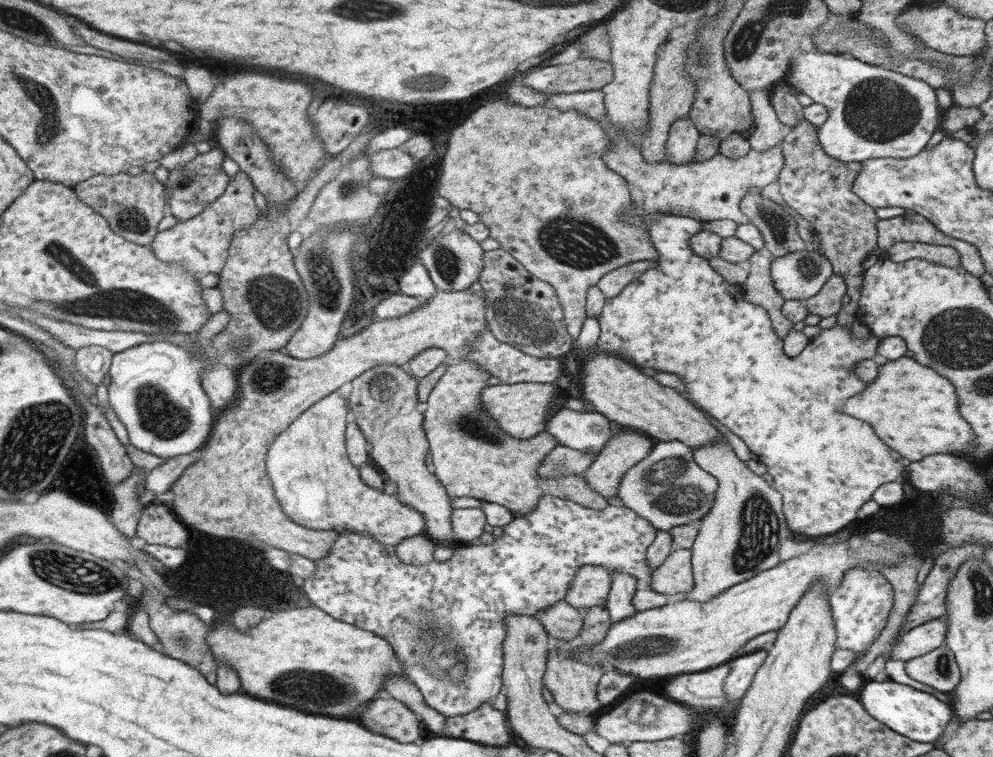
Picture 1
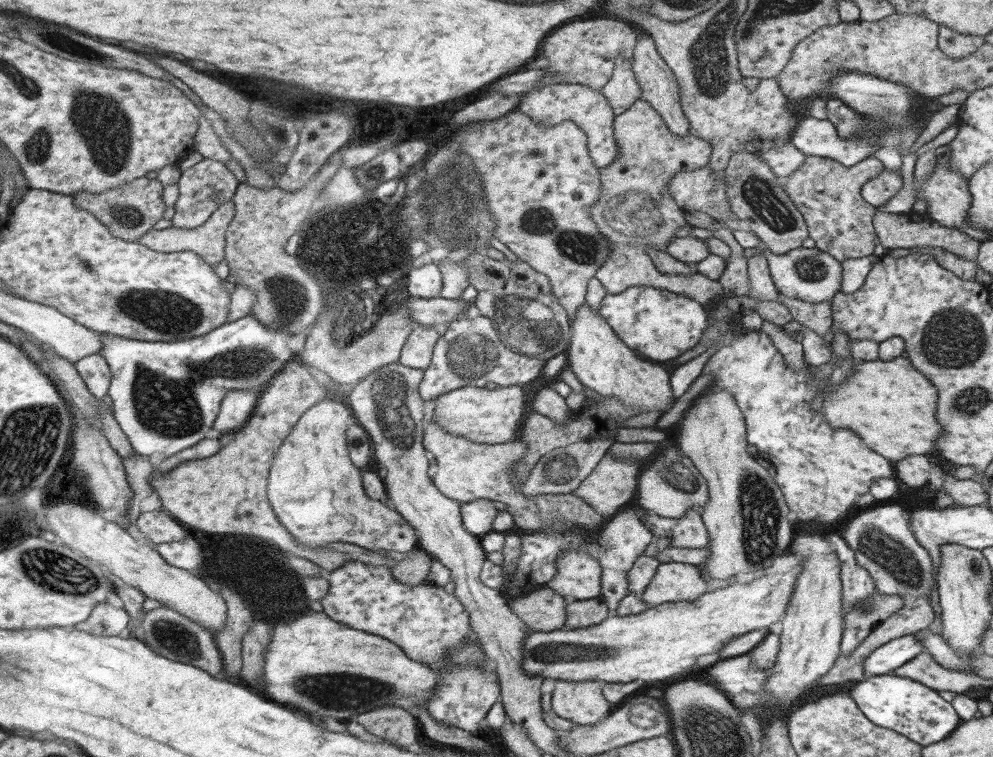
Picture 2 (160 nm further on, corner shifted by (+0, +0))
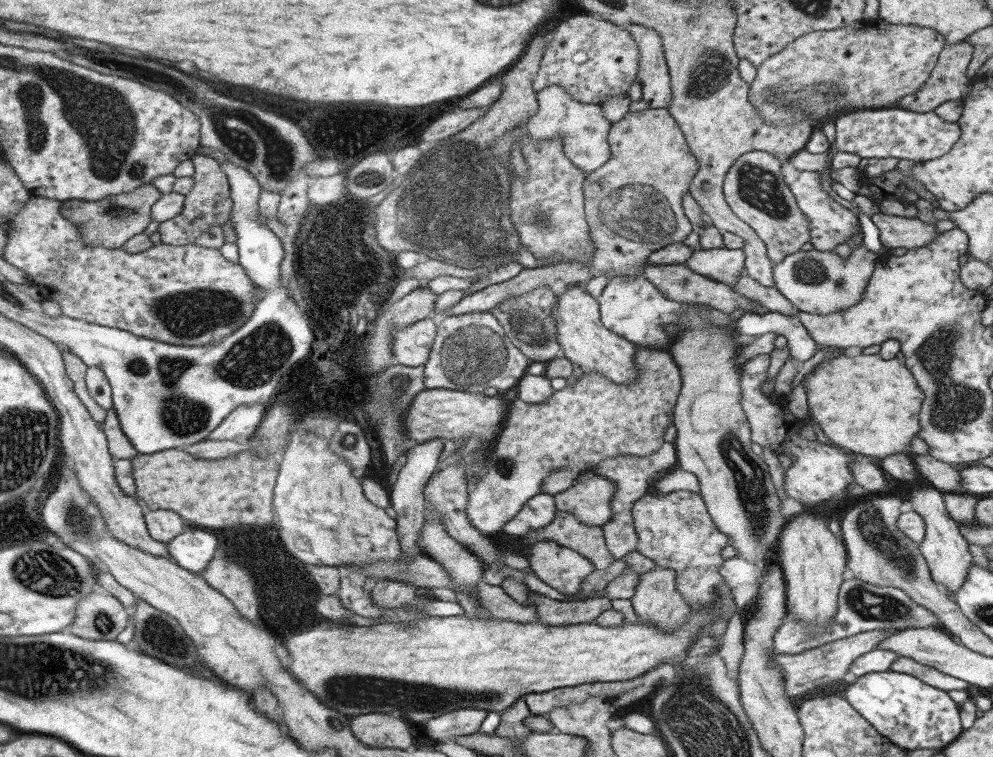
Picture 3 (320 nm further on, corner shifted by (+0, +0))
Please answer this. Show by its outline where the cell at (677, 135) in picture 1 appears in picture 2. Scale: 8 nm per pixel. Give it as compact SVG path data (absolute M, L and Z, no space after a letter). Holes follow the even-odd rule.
M641 30L637 32L637 35L638 38L633 49L631 65L635 82L640 88L640 99L648 102L649 106L663 118L663 122L667 125L667 128L672 132L673 136L677 136L680 139L689 136L689 123L683 111L680 109L678 88L671 69L658 55L651 36Z

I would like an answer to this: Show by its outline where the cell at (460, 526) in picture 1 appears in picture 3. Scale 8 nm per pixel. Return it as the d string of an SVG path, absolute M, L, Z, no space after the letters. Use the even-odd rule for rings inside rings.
M634 347L636 377L633 384L613 384L595 371L583 373L573 384L553 391L548 400L529 404L515 399L507 404L502 427L496 433L486 460L487 472L469 489L465 512L468 521L483 534L502 530L502 526L519 512L520 506L532 496L540 493L547 475L555 468L571 468L571 471L593 471L604 458L618 454L647 456L664 443L663 433L672 422L672 410L680 391L680 376L669 352L653 350L651 347Z

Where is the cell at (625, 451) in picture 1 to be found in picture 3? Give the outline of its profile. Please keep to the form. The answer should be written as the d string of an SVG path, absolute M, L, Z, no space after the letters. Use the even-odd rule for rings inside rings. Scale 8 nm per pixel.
M592 474L589 480L576 481L567 490L554 494L555 510L572 514L585 526L601 526L609 520L614 484Z

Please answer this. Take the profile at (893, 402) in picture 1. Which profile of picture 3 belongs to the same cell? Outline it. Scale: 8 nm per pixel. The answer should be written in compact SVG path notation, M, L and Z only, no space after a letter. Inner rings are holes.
M861 353L857 356L841 355L837 358L823 359L805 378L803 388L807 394L809 416L819 424L821 432L833 444L851 452L873 456L875 461L899 452L909 452L907 444L919 432L917 412L924 396L900 357L883 360L878 354Z

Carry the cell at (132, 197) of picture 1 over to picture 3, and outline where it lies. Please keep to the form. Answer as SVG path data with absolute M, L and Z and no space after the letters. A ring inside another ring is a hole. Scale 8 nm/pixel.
M154 184L143 185L131 192L112 195L101 201L67 200L61 203L61 214L65 220L80 228L81 238L91 246L105 246L107 249L121 249L130 238L145 232L145 228L154 220L154 206L162 198L162 191Z

